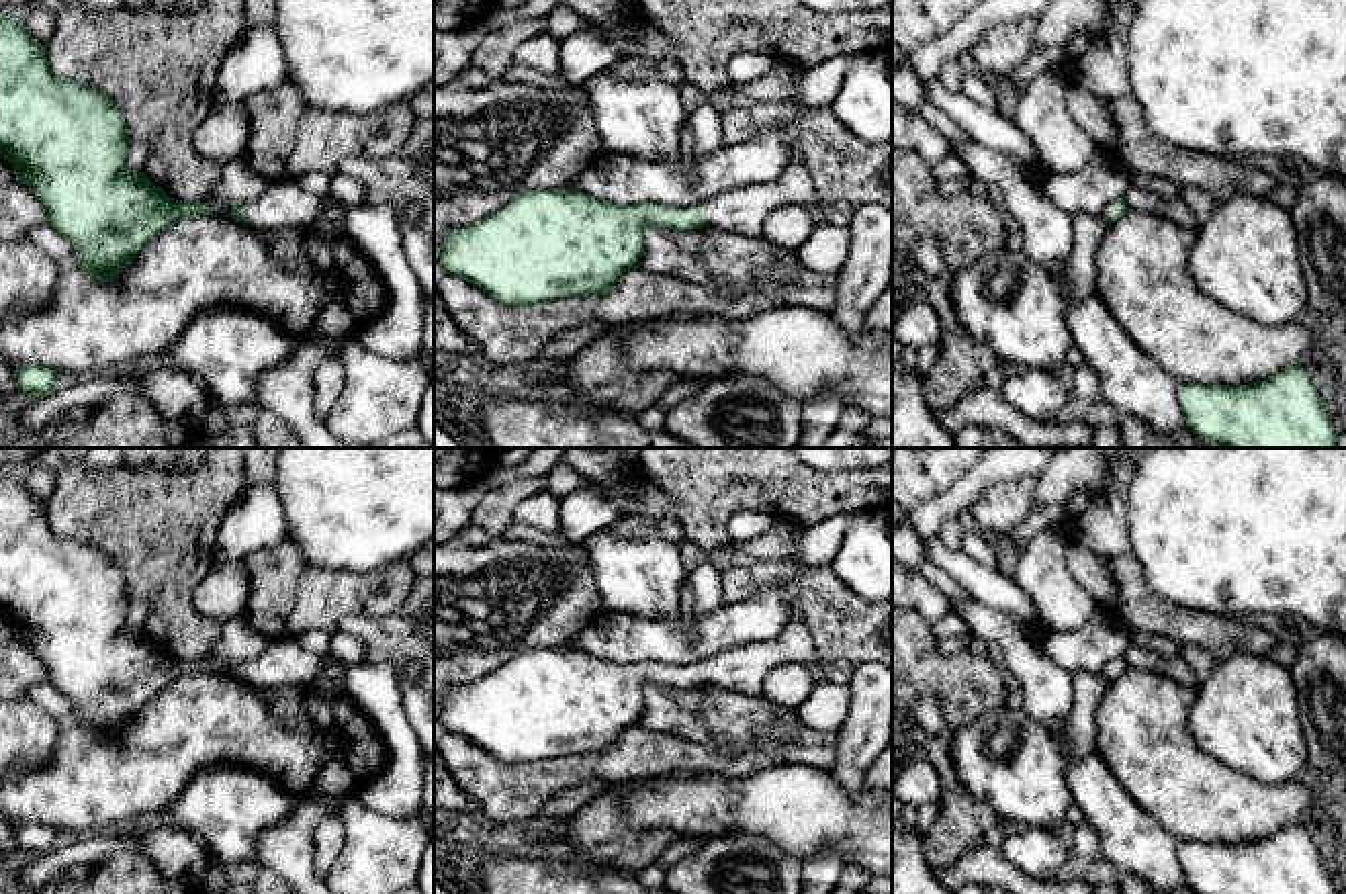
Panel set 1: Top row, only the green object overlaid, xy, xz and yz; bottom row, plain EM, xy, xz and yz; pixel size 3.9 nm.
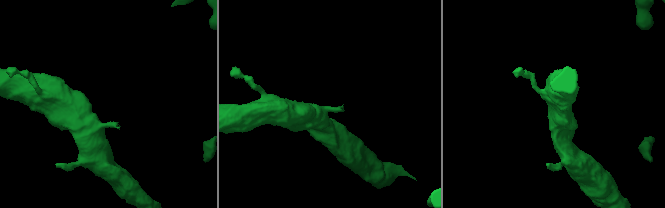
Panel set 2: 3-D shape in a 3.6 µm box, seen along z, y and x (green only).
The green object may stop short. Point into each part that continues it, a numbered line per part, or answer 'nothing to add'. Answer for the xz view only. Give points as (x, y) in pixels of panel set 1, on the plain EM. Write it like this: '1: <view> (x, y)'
1: xz (743, 669)

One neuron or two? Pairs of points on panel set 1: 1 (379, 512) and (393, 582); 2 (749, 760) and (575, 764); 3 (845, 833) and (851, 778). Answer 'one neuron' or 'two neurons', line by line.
1: two neurons
2: one neuron
3: two neurons

